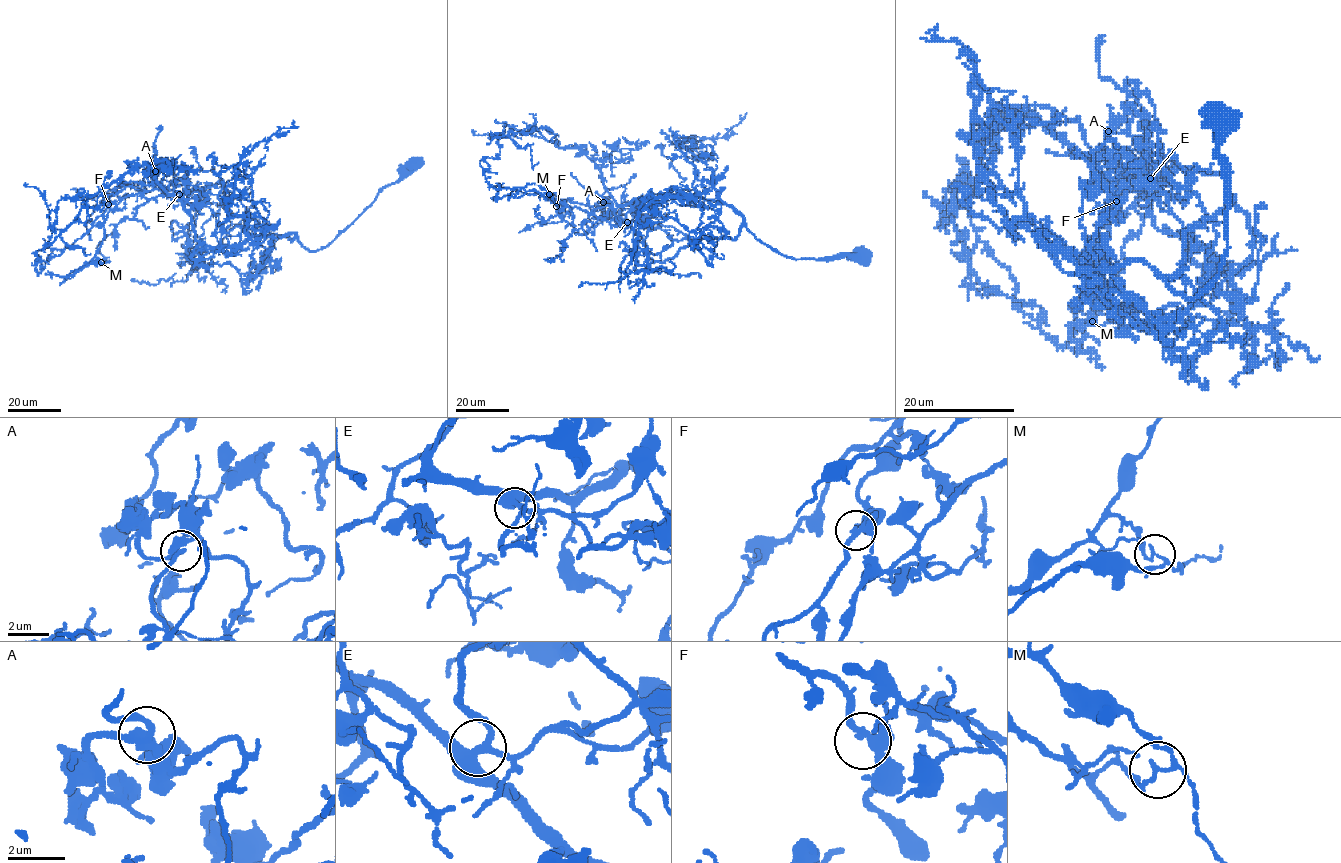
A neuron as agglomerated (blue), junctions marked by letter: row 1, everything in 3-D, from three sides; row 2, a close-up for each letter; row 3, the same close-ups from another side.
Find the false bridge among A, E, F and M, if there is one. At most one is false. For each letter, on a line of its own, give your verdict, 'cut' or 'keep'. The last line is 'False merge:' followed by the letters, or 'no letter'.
A: keep
E: keep
F: keep
M: cut
False merge: M

